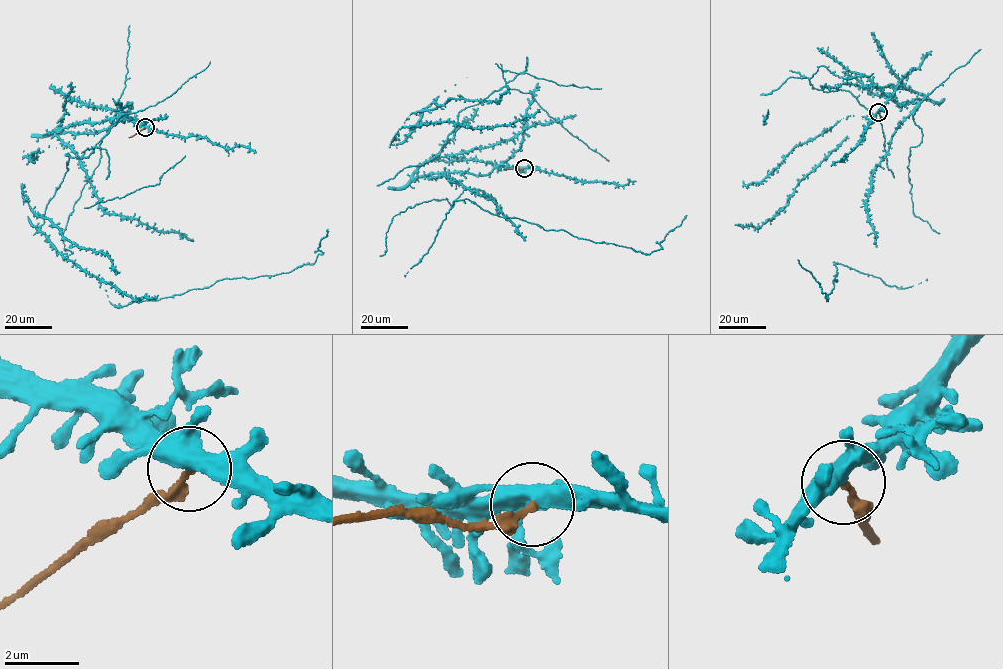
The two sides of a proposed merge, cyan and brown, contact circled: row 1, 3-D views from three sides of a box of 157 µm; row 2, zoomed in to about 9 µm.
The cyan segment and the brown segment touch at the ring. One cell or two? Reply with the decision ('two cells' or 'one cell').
two cells

